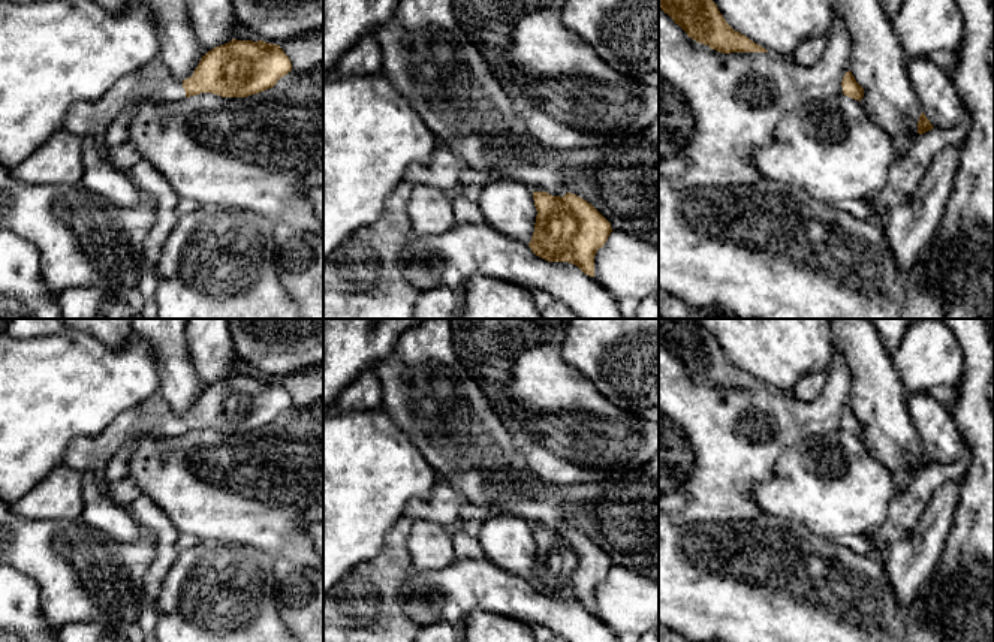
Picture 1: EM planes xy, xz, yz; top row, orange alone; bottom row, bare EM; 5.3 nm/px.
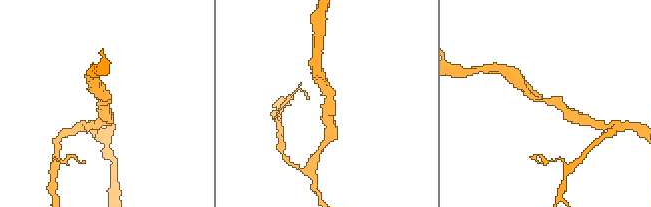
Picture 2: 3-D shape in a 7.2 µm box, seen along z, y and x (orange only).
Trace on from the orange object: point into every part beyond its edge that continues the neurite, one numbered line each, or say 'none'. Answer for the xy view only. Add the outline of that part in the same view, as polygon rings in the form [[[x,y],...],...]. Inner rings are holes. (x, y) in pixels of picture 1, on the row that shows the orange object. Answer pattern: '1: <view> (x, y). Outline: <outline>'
1: xy (169, 90). Outline: [[[160,55],[148,61],[141,69],[141,73],[148,79],[157,79],[160,85],[156,90],[148,91],[147,94],[136,94],[129,100],[118,117],[108,126],[103,138],[99,141],[99,145],[103,151],[127,141],[130,118],[133,117],[135,109],[145,100],[180,102],[186,99],[183,82],[172,78]]]

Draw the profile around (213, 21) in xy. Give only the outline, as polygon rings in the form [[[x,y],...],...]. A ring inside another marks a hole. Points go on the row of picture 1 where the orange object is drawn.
[[[186,0],[189,19],[202,46],[202,55],[231,42],[235,21],[232,0]]]

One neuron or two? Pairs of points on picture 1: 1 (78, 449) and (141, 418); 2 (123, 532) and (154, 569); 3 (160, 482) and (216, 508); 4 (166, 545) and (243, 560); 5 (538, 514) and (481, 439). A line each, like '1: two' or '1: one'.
1: one
2: two
3: one
4: two
5: one

